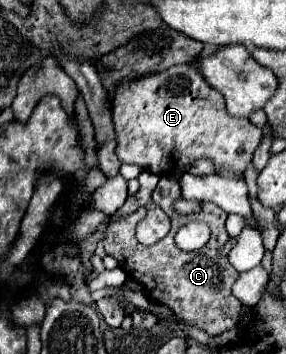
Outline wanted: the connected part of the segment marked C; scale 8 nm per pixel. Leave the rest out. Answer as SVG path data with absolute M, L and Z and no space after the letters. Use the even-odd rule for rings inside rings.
M162 177L156 191L154 191L154 203L160 205L166 215L172 219L172 229L170 233L160 239L154 245L142 245L136 239L136 223L146 215L146 209L140 207L136 213L128 215L126 219L116 221L114 225L108 225L106 229L106 239L104 239L104 249L106 253L112 251L122 251L122 259L118 259L120 267L126 271L128 279L140 285L140 291L156 305L168 307L176 317L184 319L188 325L194 325L198 329L204 329L210 335L220 335L224 331L230 331L232 327L238 325L240 313L242 313L242 301L232 295L232 285L238 279L238 271L230 265L228 257L220 253L220 247L230 239L224 227L226 221L226 211L222 211L218 205L204 201L200 211L190 213L190 215L180 215L174 209L174 203L182 197L182 189L178 181ZM188 221L204 221L212 229L210 243L206 243L198 251L182 251L174 243L176 231L182 227L182 223Z

